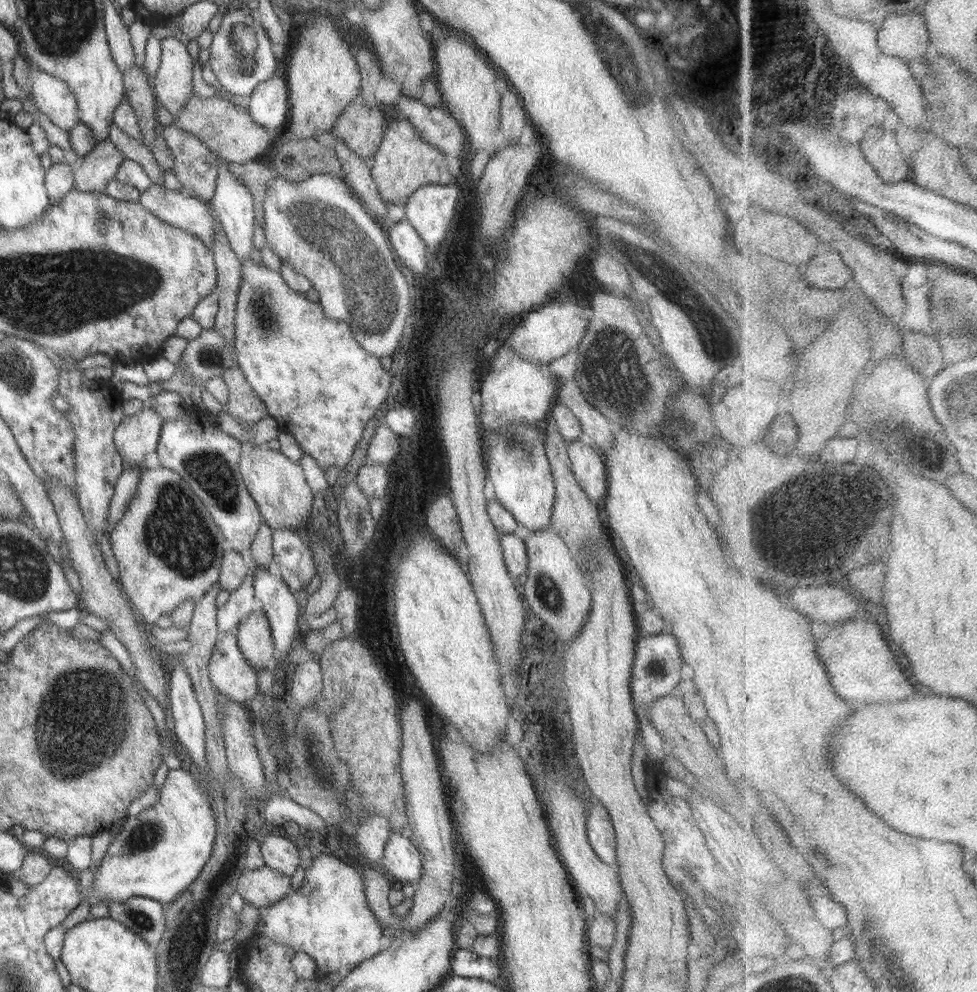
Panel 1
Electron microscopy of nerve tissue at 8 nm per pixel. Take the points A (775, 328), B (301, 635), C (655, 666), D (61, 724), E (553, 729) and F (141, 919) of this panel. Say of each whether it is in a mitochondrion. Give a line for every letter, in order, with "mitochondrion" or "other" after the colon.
A: other
B: other
C: mitochondrion
D: mitochondrion
E: other
F: mitochondrion

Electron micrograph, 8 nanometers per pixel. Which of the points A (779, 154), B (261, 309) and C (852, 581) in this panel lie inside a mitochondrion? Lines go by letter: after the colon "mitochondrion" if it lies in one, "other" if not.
A: other
B: mitochondrion
C: other

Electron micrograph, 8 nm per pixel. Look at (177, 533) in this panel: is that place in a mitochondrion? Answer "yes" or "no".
yes

